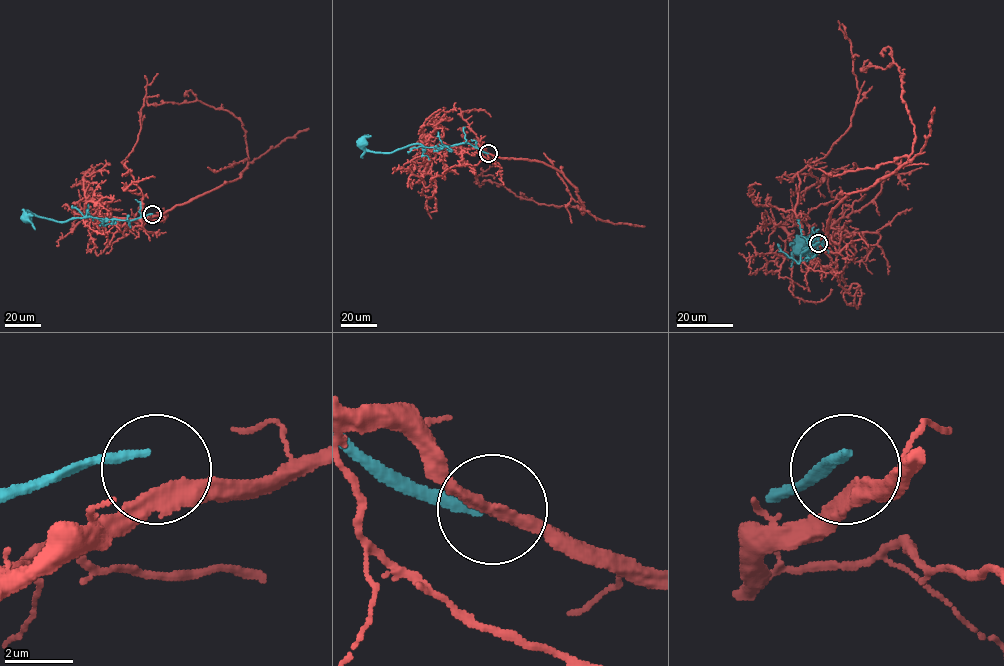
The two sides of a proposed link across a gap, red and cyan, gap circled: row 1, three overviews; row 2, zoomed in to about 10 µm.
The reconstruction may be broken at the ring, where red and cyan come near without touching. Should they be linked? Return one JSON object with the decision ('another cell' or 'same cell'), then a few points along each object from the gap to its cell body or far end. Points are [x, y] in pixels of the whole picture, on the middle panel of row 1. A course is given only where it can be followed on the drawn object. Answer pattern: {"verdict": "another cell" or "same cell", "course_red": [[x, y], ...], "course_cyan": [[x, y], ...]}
{"verdict": "another cell", "course_red": [[488, 153], [540, 161], [558, 169], [575, 188], [584, 212], [577, 206], [538, 204], [488, 180], [482, 184]], "course_cyan": [[488, 153], [467, 143], [440, 147], [412, 144], [390, 153], [376, 153], [366, 151], [361, 142]]}

